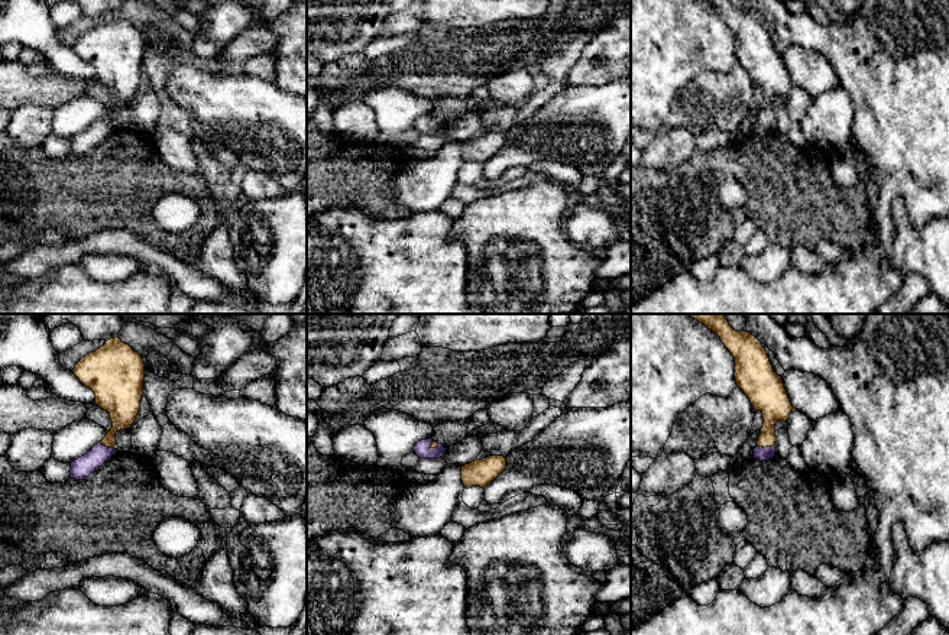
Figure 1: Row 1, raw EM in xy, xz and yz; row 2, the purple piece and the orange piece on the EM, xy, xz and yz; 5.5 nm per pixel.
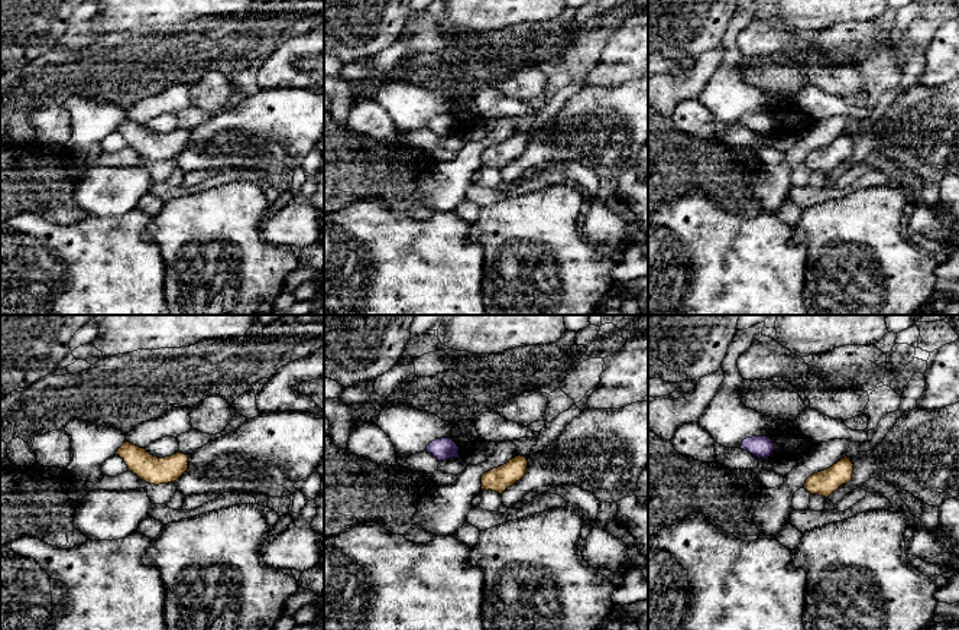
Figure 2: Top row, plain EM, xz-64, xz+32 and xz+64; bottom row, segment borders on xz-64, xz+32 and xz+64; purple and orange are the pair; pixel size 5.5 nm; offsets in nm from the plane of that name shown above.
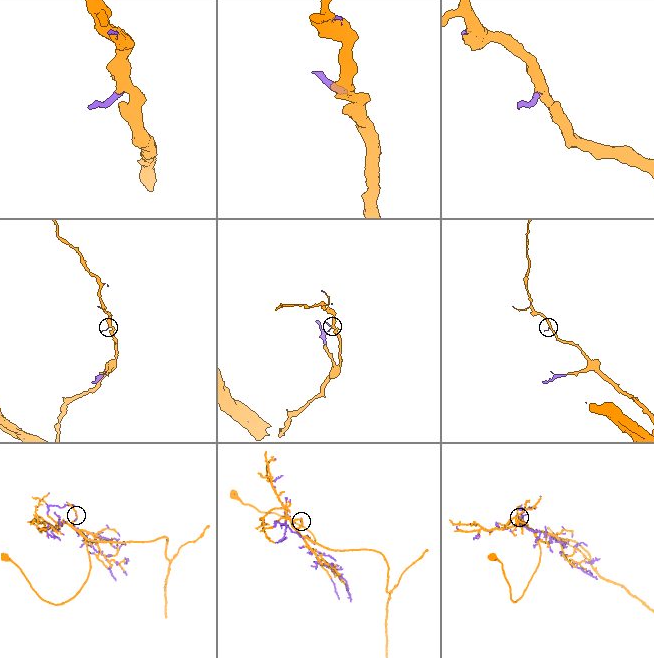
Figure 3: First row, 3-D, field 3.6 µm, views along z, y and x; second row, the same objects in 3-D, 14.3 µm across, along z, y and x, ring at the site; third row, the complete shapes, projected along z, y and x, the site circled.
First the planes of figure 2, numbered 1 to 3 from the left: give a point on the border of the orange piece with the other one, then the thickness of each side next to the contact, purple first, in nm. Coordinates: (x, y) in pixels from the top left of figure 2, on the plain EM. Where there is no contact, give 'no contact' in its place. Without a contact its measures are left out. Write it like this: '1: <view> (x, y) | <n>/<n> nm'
1: no contact
2: no contact
3: no contact

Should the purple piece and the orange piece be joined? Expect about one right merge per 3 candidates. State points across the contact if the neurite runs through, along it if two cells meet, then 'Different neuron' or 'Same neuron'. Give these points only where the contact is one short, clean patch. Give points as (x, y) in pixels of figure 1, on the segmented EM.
Same neuron

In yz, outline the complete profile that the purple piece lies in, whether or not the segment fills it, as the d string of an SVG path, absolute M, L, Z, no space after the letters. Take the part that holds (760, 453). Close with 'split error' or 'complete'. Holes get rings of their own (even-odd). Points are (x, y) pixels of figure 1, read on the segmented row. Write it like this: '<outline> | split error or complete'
M725 314L689 315L716 333L735 357L736 385L764 418L754 459L768 461L775 456L775 422L788 422L793 409L781 376L774 372L761 341L748 331L735 331Z | split error

